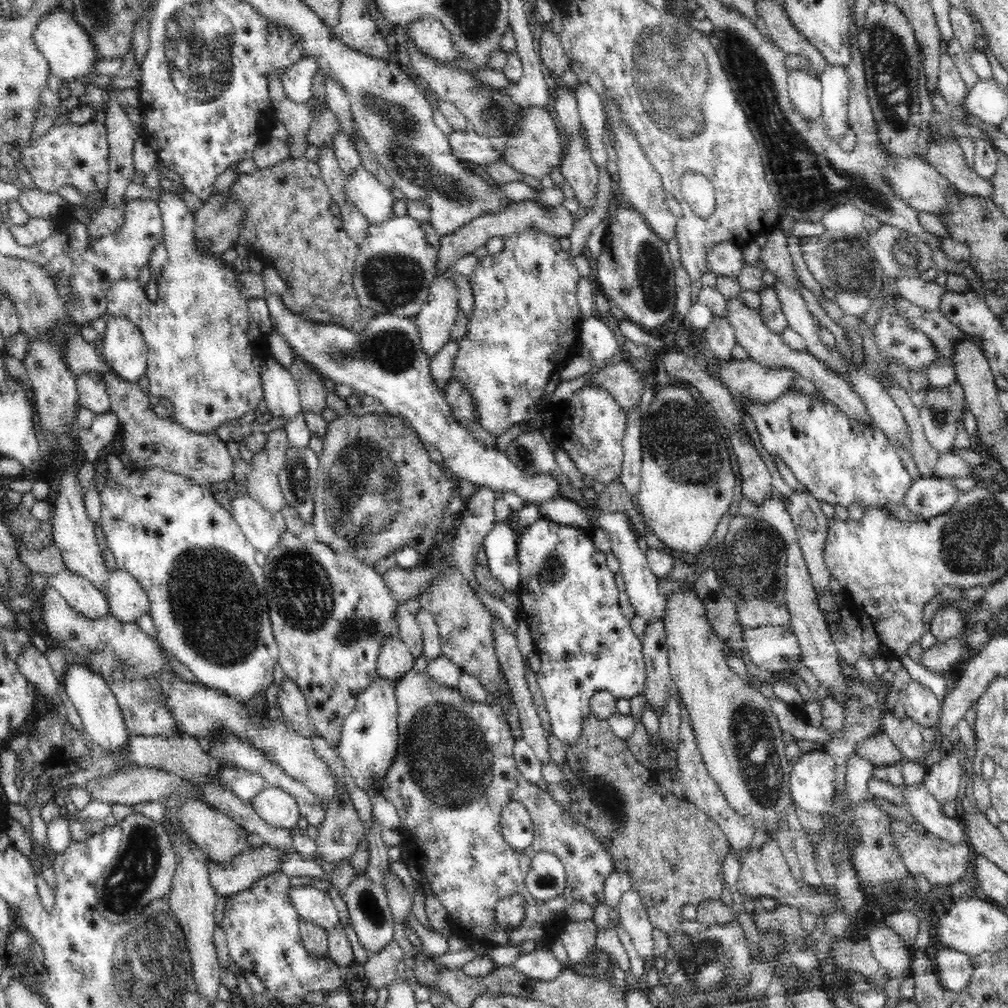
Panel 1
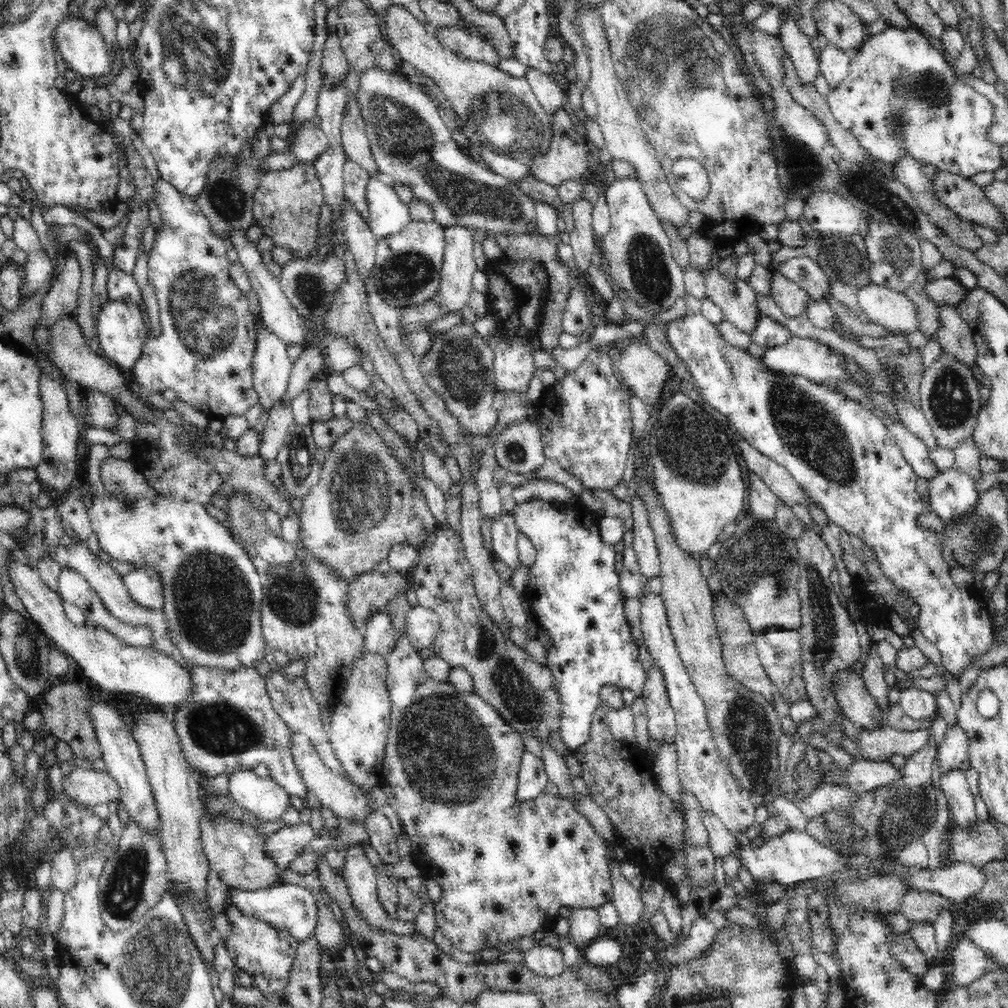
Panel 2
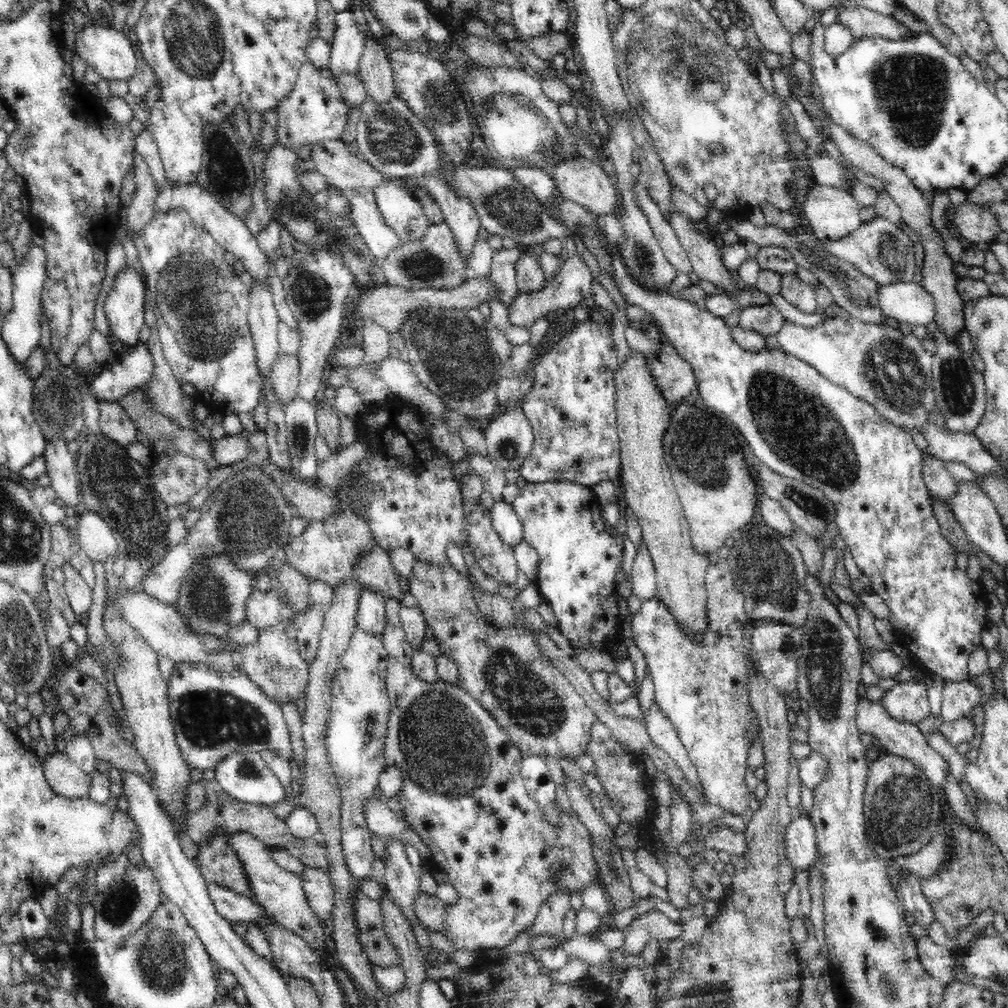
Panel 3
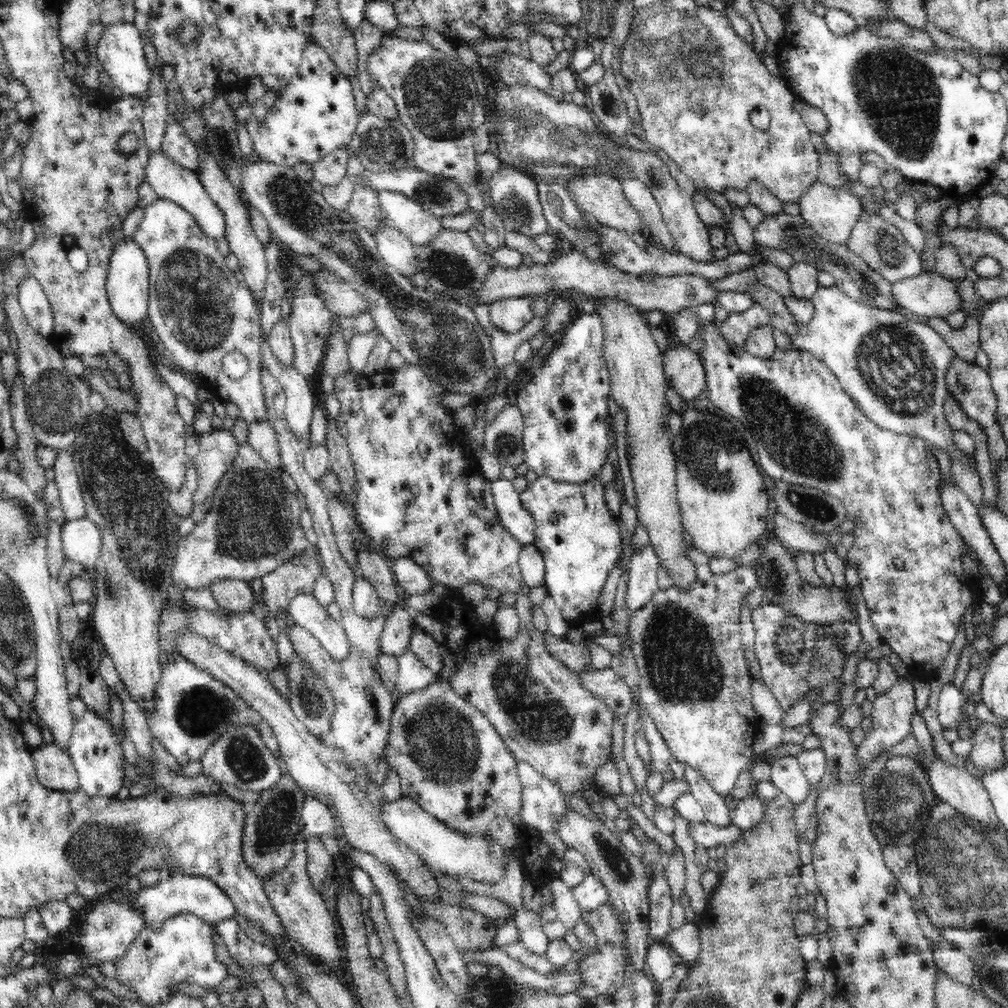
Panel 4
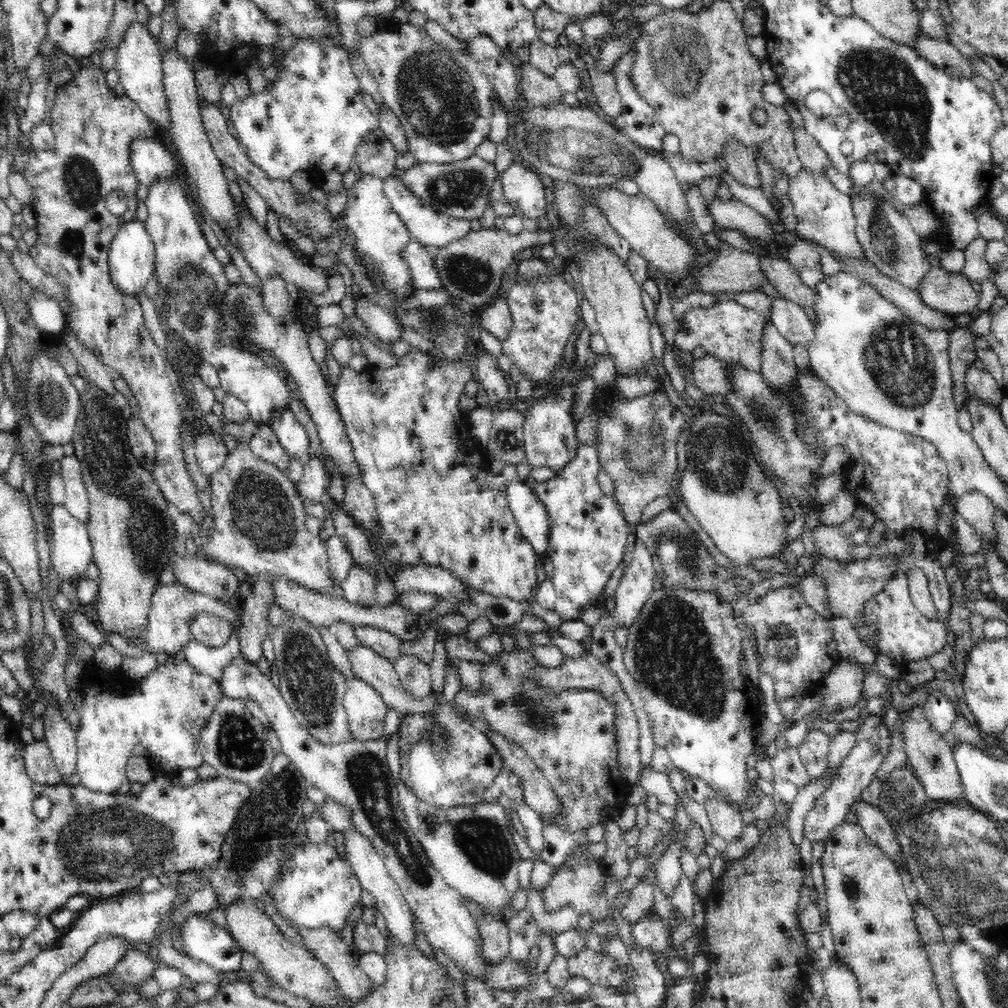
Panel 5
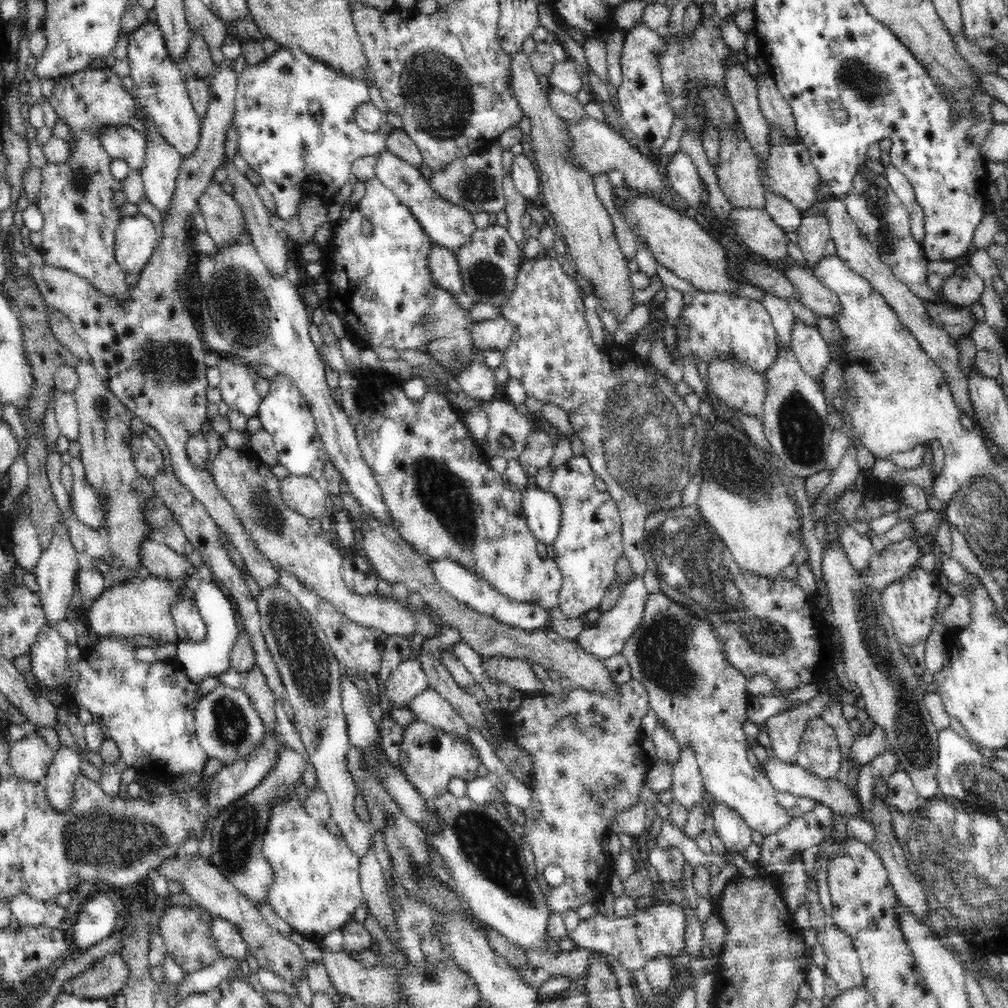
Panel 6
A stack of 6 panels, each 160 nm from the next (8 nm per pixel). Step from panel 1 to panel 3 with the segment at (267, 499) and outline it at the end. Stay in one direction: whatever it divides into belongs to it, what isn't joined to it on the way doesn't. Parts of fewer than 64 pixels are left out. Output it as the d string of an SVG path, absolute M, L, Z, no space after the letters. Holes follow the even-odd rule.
M280 353L277 361L274 361L272 365L270 377L274 391L276 391L276 399L286 410L290 406L289 402L292 397L297 394L299 385L299 360L297 356Z

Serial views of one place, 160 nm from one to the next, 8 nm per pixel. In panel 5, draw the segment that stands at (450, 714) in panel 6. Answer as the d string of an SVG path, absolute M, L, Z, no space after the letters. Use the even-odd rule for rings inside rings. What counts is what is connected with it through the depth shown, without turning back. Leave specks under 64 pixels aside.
M362 645L347 652L347 655L356 677L373 687L387 706L398 714L404 716L433 711L433 707L436 706L436 694L430 694L427 699L420 700L408 694L400 683L392 662L382 659L372 649Z

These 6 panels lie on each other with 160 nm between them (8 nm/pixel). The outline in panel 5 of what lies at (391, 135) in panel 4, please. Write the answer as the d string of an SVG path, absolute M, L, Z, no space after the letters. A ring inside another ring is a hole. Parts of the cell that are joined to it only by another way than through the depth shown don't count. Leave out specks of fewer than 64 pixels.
M377 128L361 140L361 144L357 146L355 160L362 175L386 180L397 170L397 156L390 140Z

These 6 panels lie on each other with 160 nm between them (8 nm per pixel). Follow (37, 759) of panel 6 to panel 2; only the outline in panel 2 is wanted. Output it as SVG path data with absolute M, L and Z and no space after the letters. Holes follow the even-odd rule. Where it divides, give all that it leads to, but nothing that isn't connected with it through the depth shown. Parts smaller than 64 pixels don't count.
M73 768L70 774L63 778L62 786L66 796L86 807L119 800L121 791L119 783L108 772L101 773L84 768Z

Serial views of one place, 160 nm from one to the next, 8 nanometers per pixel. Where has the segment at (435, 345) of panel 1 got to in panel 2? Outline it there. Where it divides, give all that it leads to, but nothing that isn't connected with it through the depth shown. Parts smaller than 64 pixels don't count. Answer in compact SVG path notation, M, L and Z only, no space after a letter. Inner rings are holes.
M464 225L449 226L445 232L445 251L443 254L443 266L441 271L441 283L432 299L420 304L408 305L399 311L399 322L403 330L421 331L425 330L428 322L434 322L442 316L462 310L468 302L470 293L473 291L473 275L477 272L474 260L474 236L472 229Z

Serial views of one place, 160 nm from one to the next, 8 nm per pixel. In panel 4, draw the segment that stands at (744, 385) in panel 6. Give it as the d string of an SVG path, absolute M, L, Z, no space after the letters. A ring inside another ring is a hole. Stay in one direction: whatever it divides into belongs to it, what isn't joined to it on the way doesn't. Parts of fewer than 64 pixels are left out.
M684 345L678 348L667 348L666 376L672 380L672 386L683 400L692 400L706 390L704 365L696 351Z

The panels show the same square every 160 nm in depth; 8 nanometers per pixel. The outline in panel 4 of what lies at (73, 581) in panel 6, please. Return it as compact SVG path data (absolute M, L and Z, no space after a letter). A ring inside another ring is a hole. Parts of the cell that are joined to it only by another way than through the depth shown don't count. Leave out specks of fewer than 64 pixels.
M87 518L67 520L61 527L65 558L79 564L84 570L93 570L103 545L99 527Z

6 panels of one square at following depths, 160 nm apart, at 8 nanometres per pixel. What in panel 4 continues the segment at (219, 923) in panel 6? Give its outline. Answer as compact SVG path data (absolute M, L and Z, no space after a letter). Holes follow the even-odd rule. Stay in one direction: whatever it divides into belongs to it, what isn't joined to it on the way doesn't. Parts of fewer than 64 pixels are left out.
M174 914L160 926L142 928L122 958L114 960L118 982L132 988L144 1004L162 1004L176 990L170 986L178 980L190 980L198 986L218 986L229 975L228 966L216 958L212 925L195 914Z

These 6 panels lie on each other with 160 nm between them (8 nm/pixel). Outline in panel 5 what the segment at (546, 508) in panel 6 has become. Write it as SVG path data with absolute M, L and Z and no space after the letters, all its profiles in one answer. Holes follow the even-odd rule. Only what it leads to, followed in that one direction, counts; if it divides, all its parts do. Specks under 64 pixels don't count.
M510 479L506 486L508 508L514 513L520 533L532 545L537 554L546 553L548 548L548 509L544 508L536 493L525 481Z

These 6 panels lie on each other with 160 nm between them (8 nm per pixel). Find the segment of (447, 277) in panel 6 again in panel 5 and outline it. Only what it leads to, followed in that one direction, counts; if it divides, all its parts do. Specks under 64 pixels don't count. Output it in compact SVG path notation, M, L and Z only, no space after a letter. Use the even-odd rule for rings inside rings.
M413 238L402 248L400 255L409 265L414 290L442 289L443 282L441 282L440 274L437 274L436 266L434 266L435 256L430 256L424 245Z

